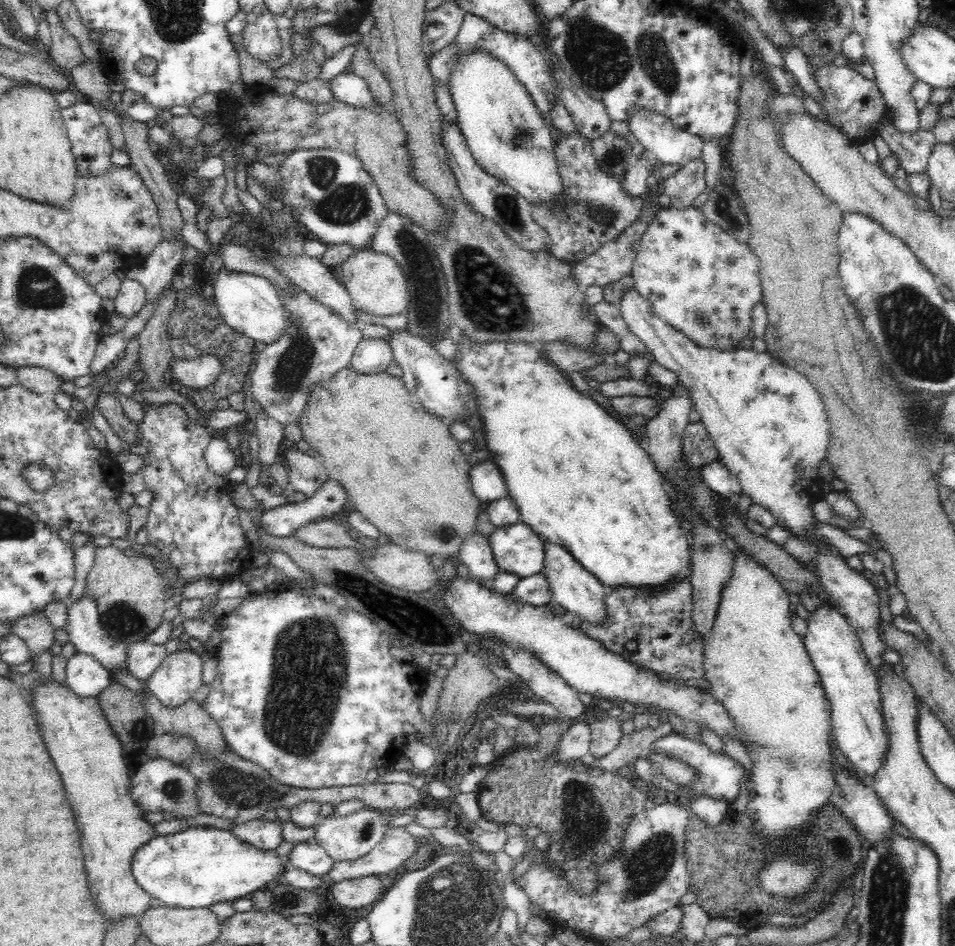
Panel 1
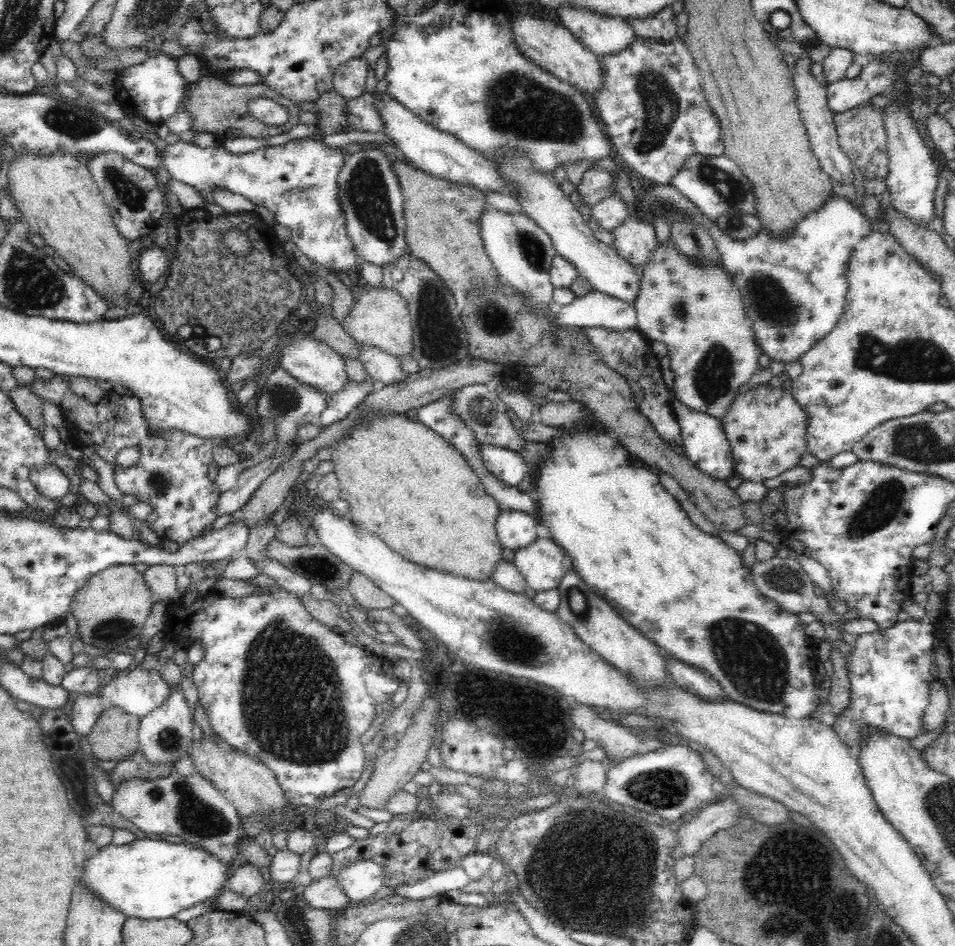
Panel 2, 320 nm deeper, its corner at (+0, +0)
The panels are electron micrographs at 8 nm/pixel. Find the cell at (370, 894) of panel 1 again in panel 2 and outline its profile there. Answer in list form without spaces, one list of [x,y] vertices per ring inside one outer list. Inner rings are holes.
[[[324,877],[305,886],[303,899],[312,908],[324,909],[329,911],[341,911],[349,904],[348,897],[344,896],[344,891],[337,881],[337,877]]]

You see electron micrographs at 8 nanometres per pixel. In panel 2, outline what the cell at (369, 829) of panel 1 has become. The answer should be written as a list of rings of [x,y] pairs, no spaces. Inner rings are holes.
[[[370,860],[338,867],[336,877],[350,905],[374,896],[384,884],[382,868]]]

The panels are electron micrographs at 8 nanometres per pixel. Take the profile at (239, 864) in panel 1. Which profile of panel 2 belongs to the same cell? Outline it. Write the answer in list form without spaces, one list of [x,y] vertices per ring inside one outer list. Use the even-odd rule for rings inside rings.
[[[134,839],[128,844],[109,845],[101,847],[96,856],[86,861],[84,872],[82,872],[82,887],[88,887],[96,899],[102,899],[108,907],[130,918],[134,917],[142,920],[162,920],[173,917],[180,910],[186,910],[194,904],[208,903],[212,894],[218,892],[227,884],[227,865],[211,853],[206,852],[192,845],[191,843],[174,844],[164,840],[156,839]]]

